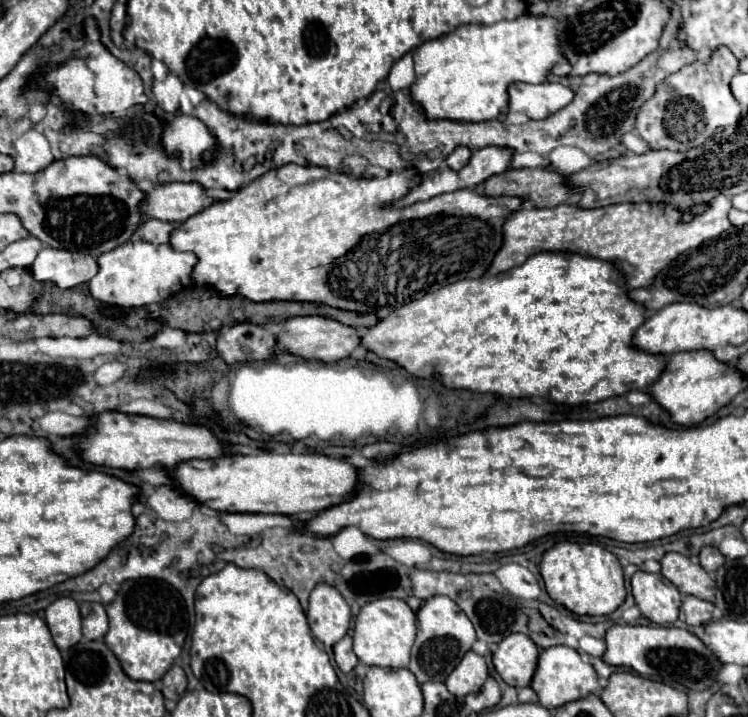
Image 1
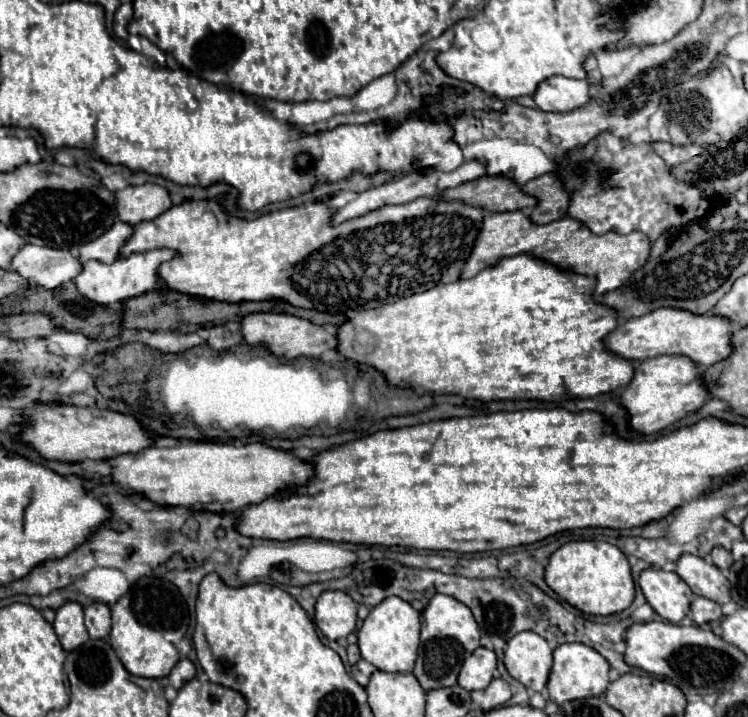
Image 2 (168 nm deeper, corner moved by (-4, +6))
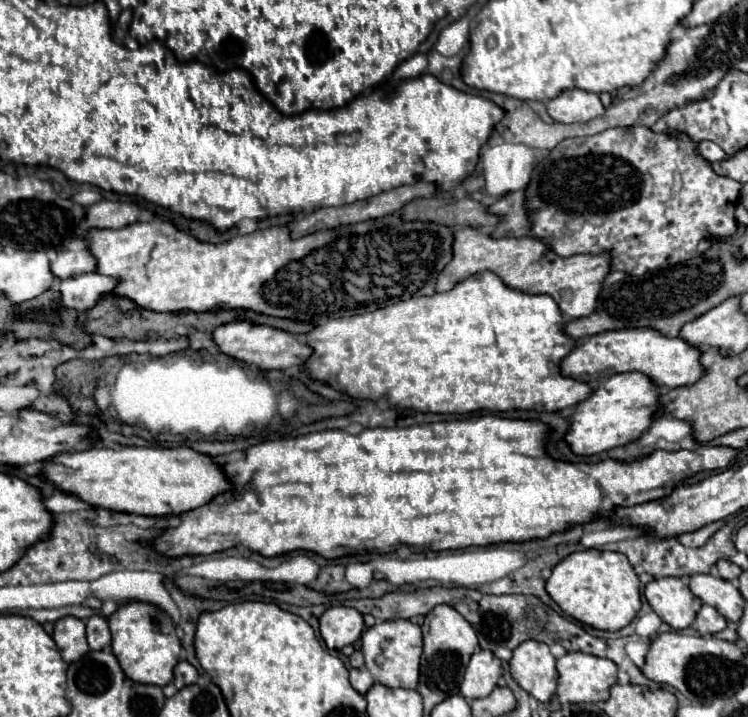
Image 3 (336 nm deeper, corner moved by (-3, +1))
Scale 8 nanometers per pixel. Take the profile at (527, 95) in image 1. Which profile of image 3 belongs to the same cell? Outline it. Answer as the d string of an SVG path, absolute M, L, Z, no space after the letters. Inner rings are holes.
M566 89L558 97L546 101L548 115L558 123L584 123L604 113L596 93L584 89Z

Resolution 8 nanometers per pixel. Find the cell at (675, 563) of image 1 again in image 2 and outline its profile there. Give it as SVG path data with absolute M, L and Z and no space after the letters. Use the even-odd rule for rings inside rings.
M683 554L677 562L675 572L687 582L693 594L709 598L717 604L731 602L729 580L717 566L705 562L703 558L693 556L693 554Z

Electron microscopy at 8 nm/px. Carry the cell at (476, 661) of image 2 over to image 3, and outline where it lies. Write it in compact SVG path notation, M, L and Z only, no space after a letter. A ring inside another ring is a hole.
M480 649L472 655L472 659L466 667L464 681L460 685L460 693L466 697L466 701L486 697L496 687L500 675L502 675L500 661L492 655L492 651Z

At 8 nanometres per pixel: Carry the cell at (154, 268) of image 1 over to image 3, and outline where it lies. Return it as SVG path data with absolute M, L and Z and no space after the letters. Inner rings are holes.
M82 273L70 279L60 281L58 291L62 293L62 303L70 309L86 313L92 309L104 295L114 293L118 279L100 275L100 273Z

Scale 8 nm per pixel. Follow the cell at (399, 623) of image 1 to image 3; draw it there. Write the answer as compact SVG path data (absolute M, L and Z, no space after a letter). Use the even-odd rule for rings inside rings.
M408 619L380 621L362 633L362 653L368 671L374 679L388 687L414 689L420 675L420 655L422 655L422 629Z

